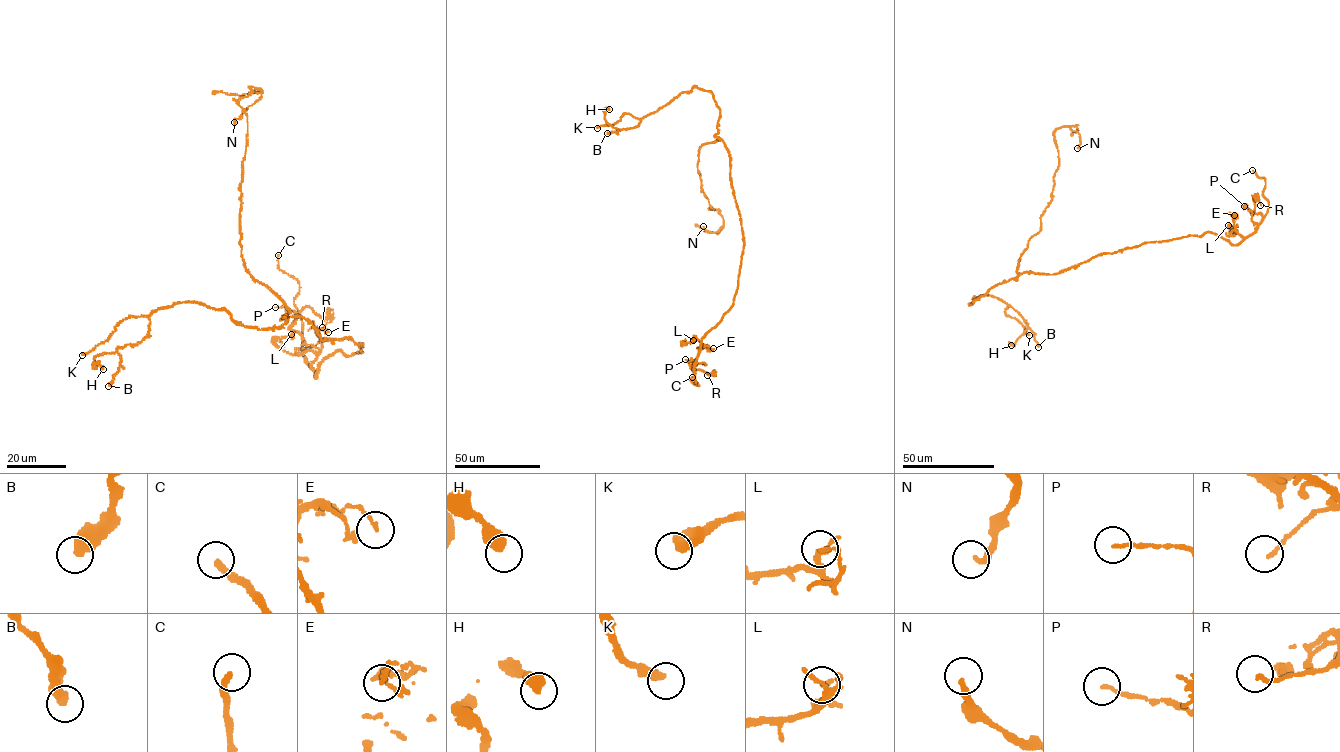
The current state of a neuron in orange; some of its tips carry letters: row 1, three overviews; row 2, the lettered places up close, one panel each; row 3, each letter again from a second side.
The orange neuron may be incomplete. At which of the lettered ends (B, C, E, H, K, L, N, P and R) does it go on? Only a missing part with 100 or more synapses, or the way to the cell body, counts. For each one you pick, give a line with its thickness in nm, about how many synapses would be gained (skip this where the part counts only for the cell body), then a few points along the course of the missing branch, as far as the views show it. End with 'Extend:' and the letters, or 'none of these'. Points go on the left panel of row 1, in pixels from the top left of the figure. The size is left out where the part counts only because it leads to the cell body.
C: Thickness 280 nm
Extend: C

